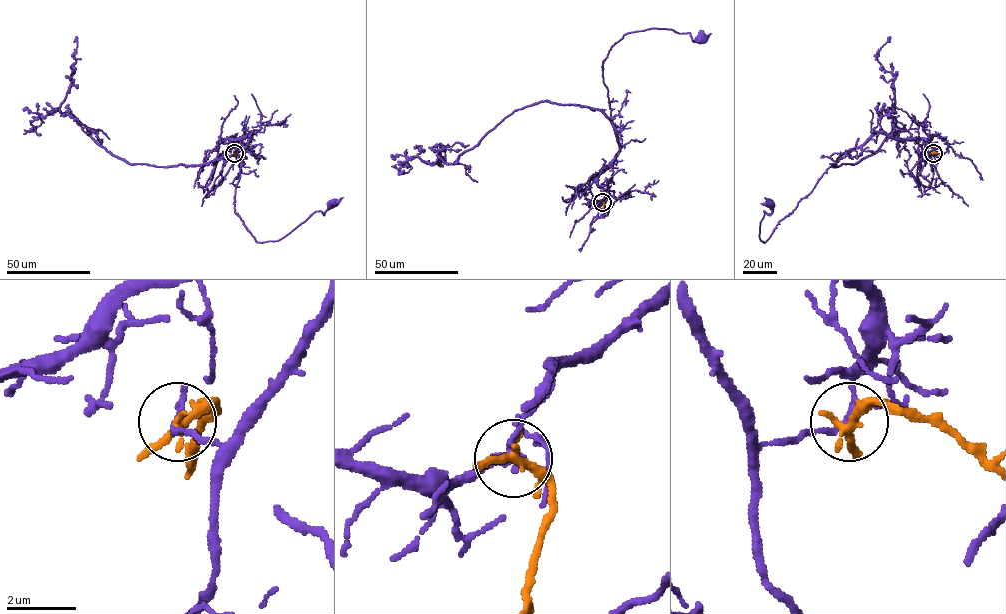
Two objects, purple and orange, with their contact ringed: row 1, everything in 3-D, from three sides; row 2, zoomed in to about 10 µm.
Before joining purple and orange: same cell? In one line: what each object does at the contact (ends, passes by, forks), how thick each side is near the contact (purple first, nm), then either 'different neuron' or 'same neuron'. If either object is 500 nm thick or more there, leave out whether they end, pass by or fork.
purple ends | orange passes by | 180/240 nm | different neuron

